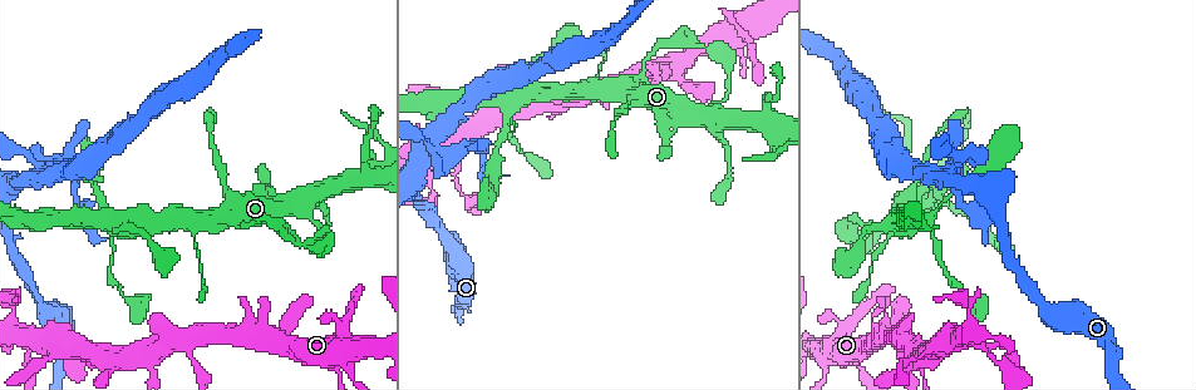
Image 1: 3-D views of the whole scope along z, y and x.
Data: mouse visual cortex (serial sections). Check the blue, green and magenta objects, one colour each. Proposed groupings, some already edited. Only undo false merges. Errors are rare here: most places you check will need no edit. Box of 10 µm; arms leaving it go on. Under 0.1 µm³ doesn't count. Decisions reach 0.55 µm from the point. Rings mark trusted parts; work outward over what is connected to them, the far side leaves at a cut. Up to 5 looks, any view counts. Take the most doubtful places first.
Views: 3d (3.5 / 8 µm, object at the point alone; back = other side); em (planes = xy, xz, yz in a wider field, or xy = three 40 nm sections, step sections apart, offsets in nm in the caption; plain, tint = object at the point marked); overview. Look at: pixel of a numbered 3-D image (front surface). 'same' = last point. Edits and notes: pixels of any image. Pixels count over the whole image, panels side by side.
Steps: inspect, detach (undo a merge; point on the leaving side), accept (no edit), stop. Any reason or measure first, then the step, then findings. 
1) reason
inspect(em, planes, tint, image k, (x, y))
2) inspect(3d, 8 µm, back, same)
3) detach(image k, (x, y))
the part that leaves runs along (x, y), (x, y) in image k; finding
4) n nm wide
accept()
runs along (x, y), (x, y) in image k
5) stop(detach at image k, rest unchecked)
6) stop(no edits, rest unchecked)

thin arm on a thick one
inspect(3d, 3.5 µm, image 1, (106, 220))

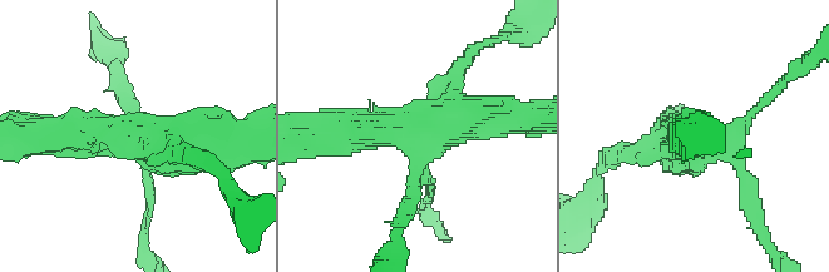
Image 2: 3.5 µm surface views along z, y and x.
inspect(em, xy, step 2, tint, image 2, (422, 154))

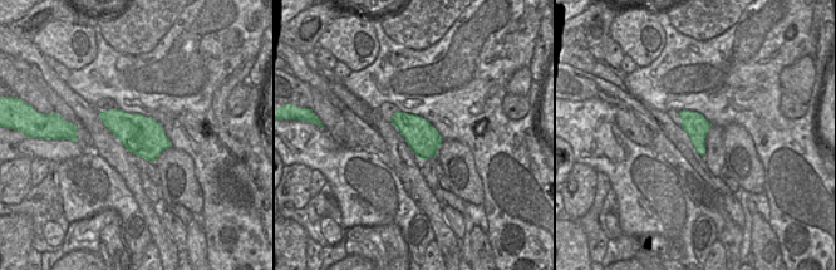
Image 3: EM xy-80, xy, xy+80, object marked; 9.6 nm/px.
accept()
runs along (512, 117), (346, 132) in image 2; one cell here

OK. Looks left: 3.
a fork
inspect(em, xy, step 1, tint, image 1, (365, 179))

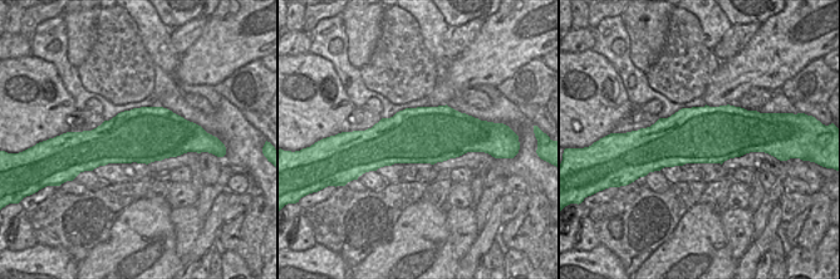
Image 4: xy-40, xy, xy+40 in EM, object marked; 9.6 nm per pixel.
wider look
inspect(3d, 3.5 µm, same)

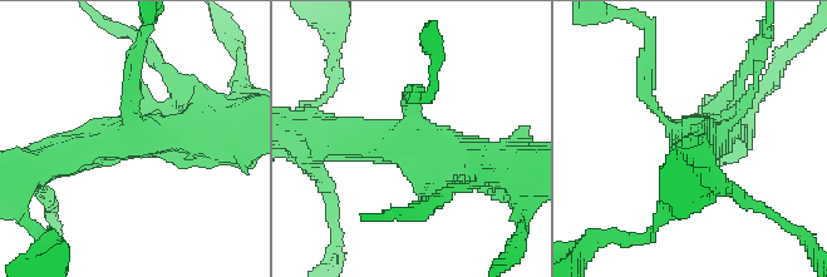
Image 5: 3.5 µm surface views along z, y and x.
accept()
runs along (55, 158), (183, 132), (187, 113) in image 5; one cell here

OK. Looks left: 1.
stop(no edits, rest unchecked)

